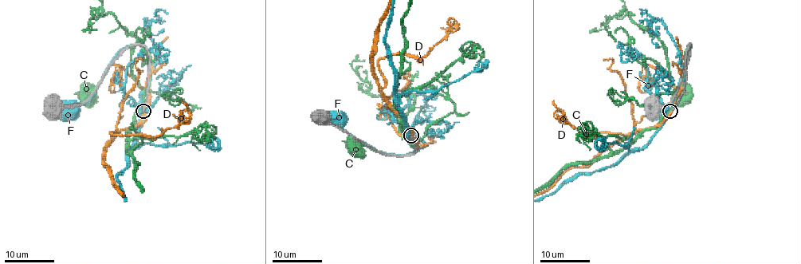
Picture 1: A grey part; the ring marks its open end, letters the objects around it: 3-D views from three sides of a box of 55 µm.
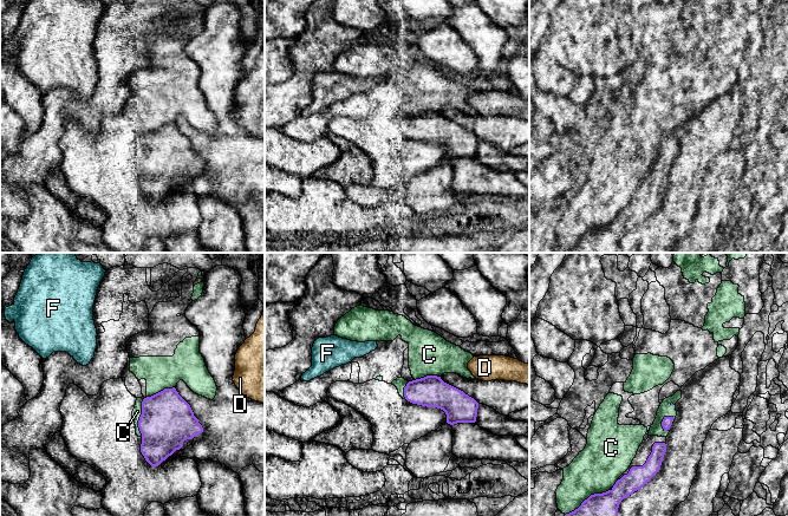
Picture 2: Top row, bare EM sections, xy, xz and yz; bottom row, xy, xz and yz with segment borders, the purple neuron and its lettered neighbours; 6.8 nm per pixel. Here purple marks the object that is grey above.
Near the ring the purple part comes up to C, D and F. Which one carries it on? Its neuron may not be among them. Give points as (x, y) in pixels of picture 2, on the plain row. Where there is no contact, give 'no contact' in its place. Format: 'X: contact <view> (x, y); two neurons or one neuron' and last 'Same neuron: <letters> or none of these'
C: contact xy (139, 154); two neurons
D: no contact; two neurons
F: no contact; two neurons
Same neuron: none of these

